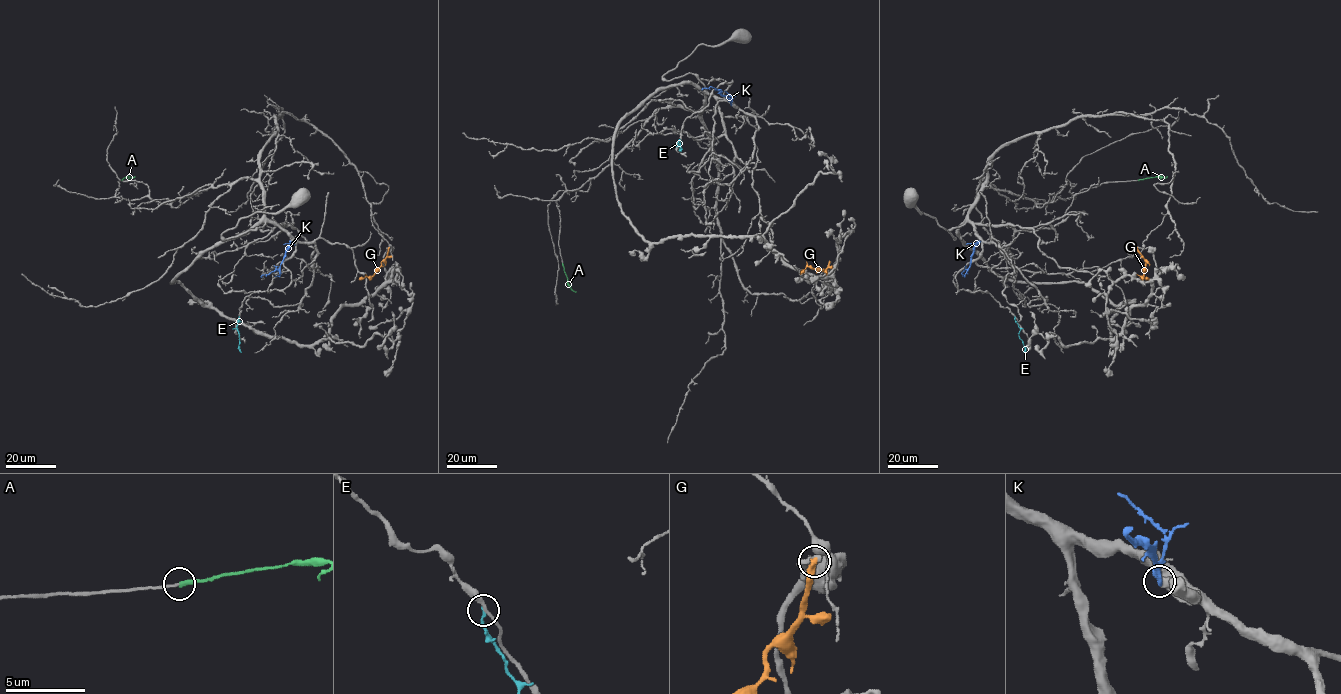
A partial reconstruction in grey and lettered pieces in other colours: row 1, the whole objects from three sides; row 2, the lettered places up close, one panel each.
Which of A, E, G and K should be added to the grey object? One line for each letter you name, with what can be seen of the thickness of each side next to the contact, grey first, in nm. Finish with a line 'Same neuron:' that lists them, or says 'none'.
A: 170/340 nm
Same neuron: A

